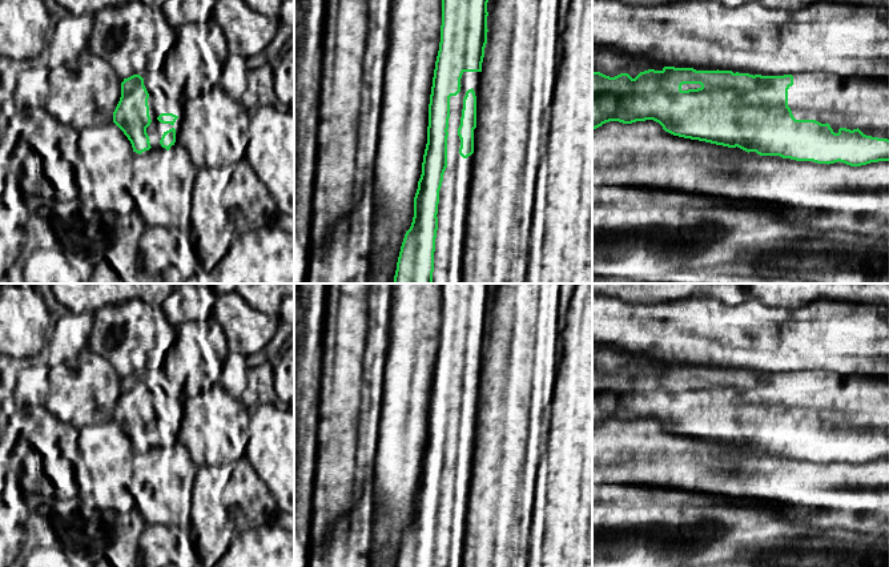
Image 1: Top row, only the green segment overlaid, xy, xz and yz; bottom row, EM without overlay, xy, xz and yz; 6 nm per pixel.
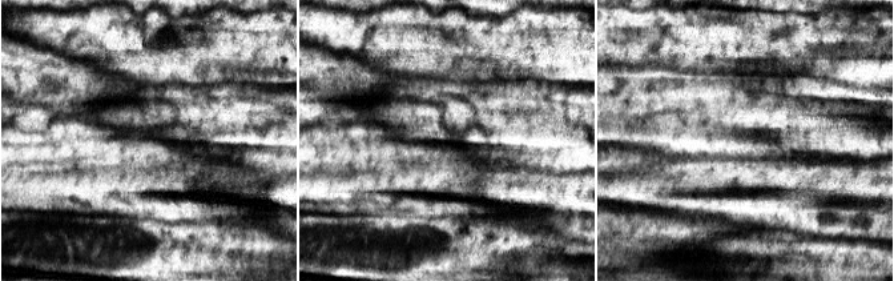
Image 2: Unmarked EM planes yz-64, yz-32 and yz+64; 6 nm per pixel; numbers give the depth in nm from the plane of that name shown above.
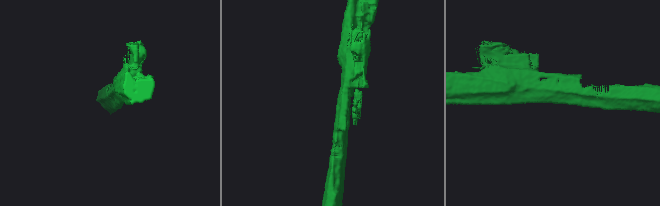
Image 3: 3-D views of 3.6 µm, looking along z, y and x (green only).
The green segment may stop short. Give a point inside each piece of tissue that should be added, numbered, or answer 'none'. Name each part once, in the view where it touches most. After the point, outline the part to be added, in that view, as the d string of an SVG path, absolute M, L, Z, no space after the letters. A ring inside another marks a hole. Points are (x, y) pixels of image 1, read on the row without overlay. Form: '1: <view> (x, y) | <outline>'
1: yz (851, 402) | M795 371L793 383L788 387L788 405L796 418L816 418L829 422L834 431L840 426L860 427L864 433L889 438L889 385L862 381L854 377L842 378L825 371Z

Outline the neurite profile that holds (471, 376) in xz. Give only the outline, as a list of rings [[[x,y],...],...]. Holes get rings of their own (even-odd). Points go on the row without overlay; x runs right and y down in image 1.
[[[463,370],[462,375],[468,382],[466,385],[460,385],[460,390],[456,394],[450,395],[450,417],[448,417],[448,433],[458,429],[460,423],[462,407],[463,407],[463,397],[468,387],[474,387],[476,394],[476,410],[479,407],[479,381],[482,377],[482,370]]]

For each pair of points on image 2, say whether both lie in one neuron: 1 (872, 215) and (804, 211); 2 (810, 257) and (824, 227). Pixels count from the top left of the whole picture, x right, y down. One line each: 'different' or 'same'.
1: same
2: different

